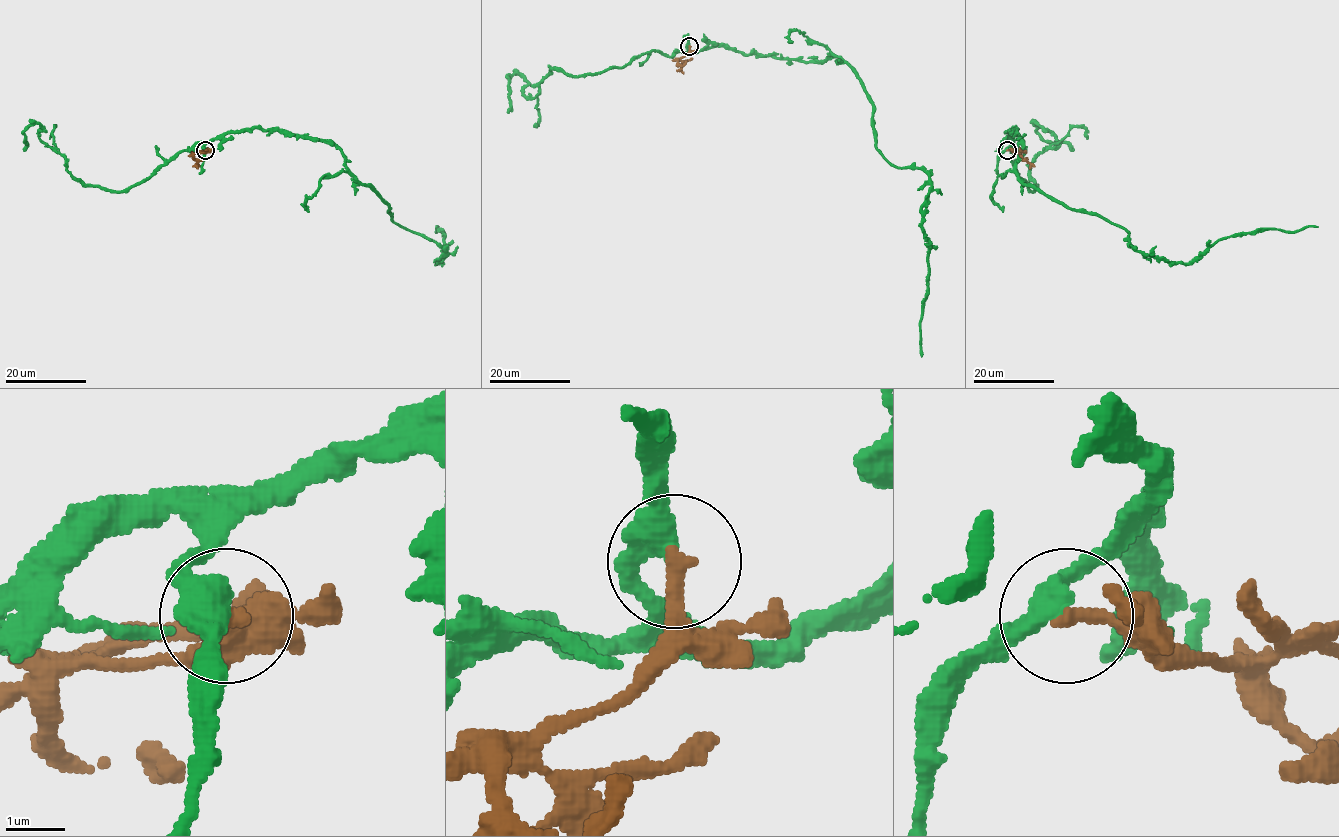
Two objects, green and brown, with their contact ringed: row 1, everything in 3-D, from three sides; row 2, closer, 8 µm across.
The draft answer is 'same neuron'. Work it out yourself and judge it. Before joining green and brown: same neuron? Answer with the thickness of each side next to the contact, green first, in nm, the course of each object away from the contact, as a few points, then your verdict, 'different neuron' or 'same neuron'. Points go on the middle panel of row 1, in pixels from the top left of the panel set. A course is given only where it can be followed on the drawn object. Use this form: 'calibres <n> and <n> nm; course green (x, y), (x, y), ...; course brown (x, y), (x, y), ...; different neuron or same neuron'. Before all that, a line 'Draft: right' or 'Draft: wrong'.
Draft: wrong
calibres 360 and 240 nm; course green (689, 46), (804, 62), (836, 55), (854, 72), (872, 104), (878, 151), (929, 176), (922, 357); course brown (689, 46), (689, 52), (678, 60), (683, 74); different neuron

